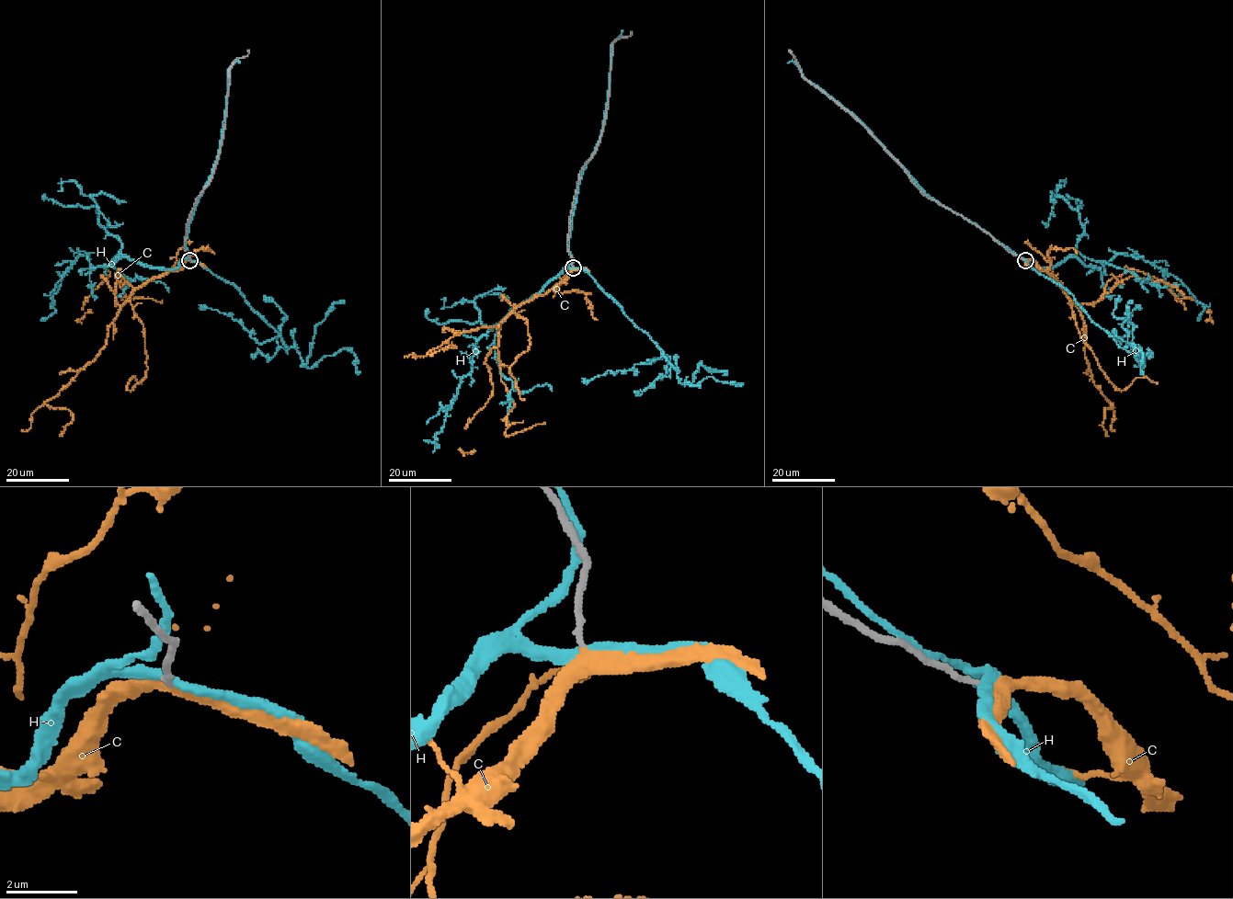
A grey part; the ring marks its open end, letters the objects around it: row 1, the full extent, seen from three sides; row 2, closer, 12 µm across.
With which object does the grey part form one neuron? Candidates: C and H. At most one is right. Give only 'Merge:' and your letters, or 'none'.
Merge: C

